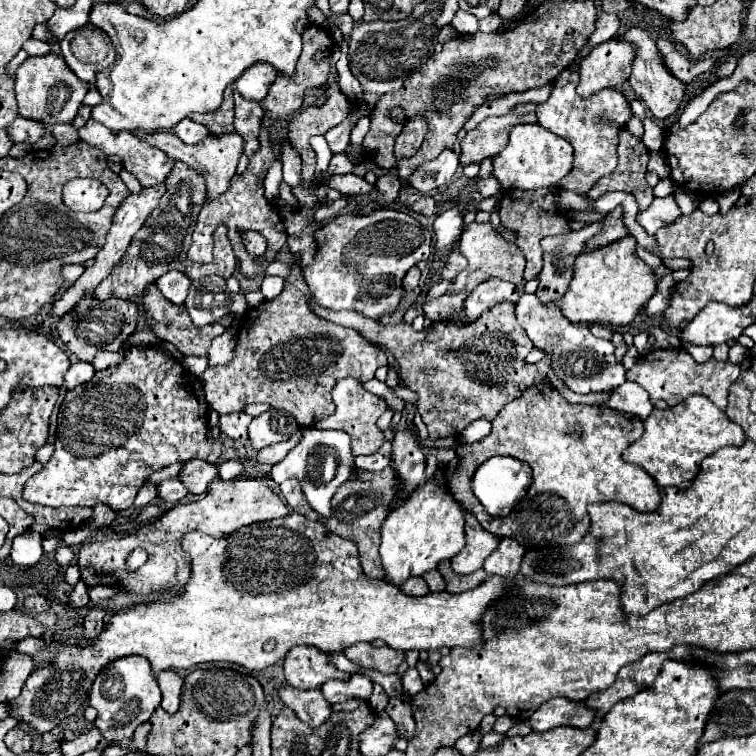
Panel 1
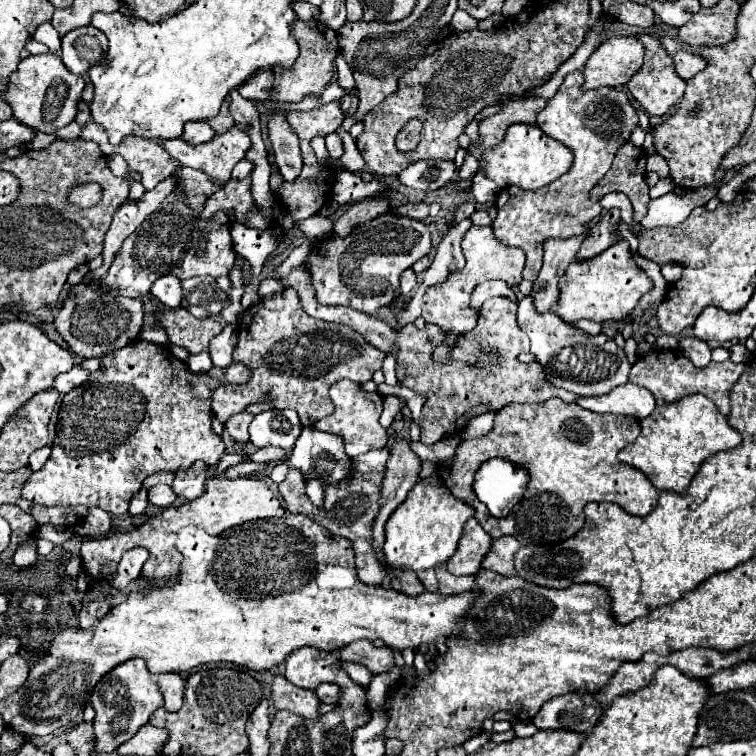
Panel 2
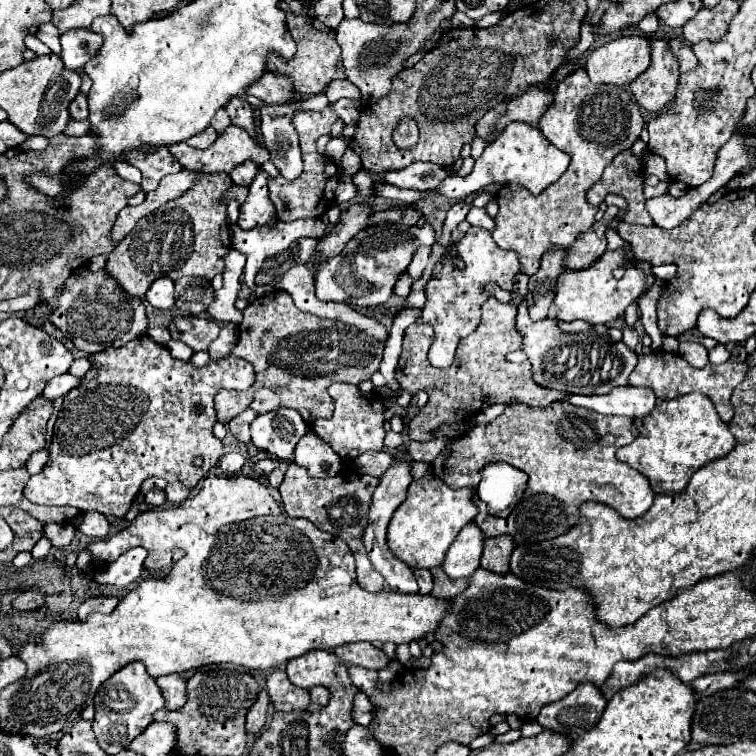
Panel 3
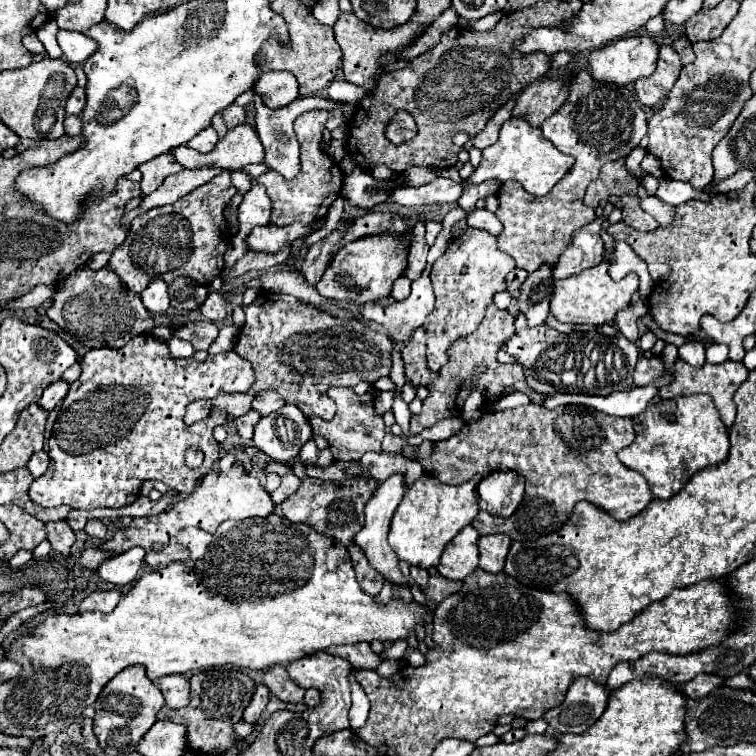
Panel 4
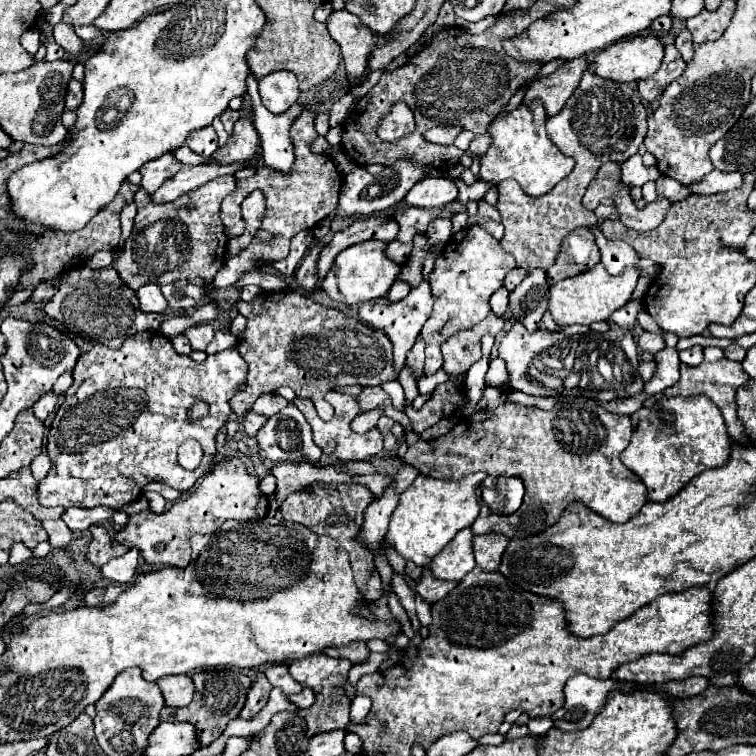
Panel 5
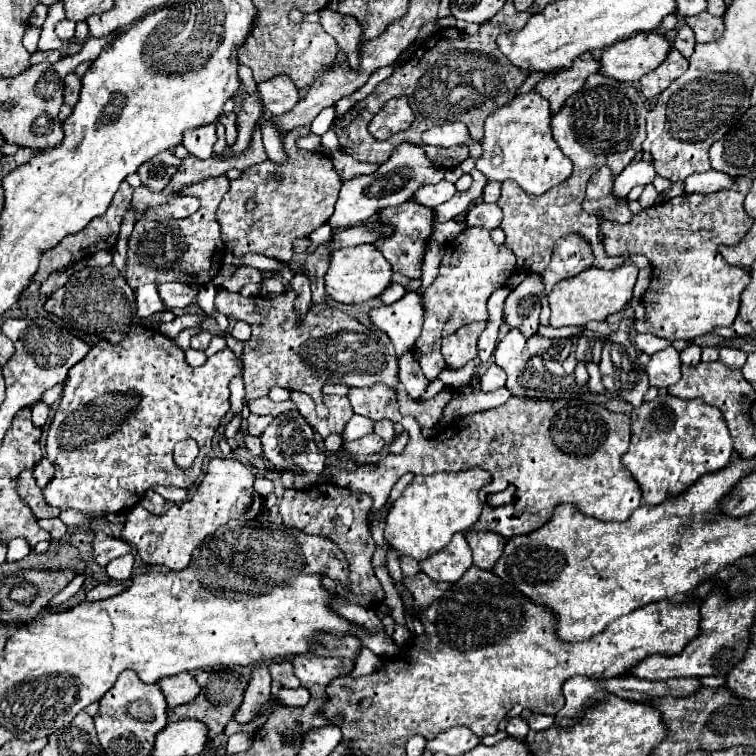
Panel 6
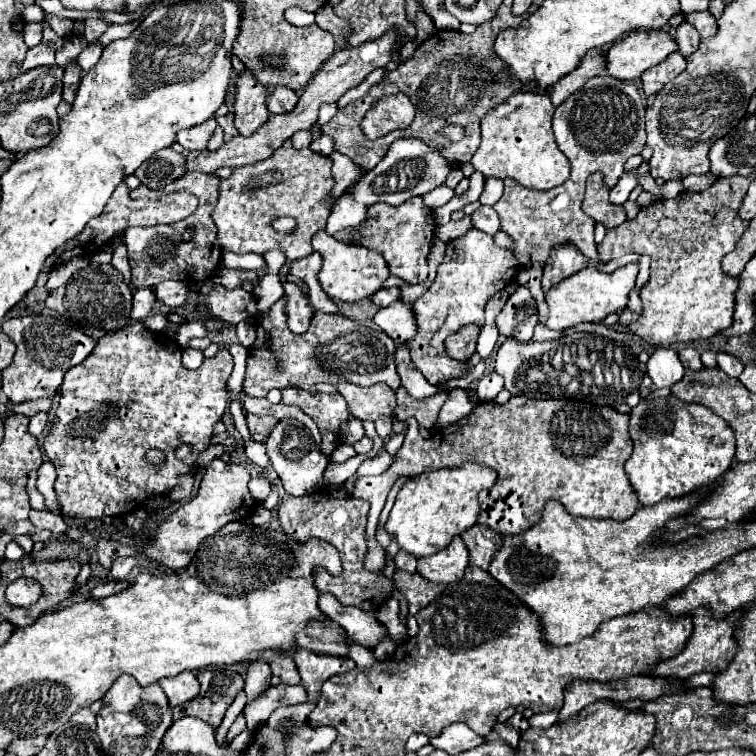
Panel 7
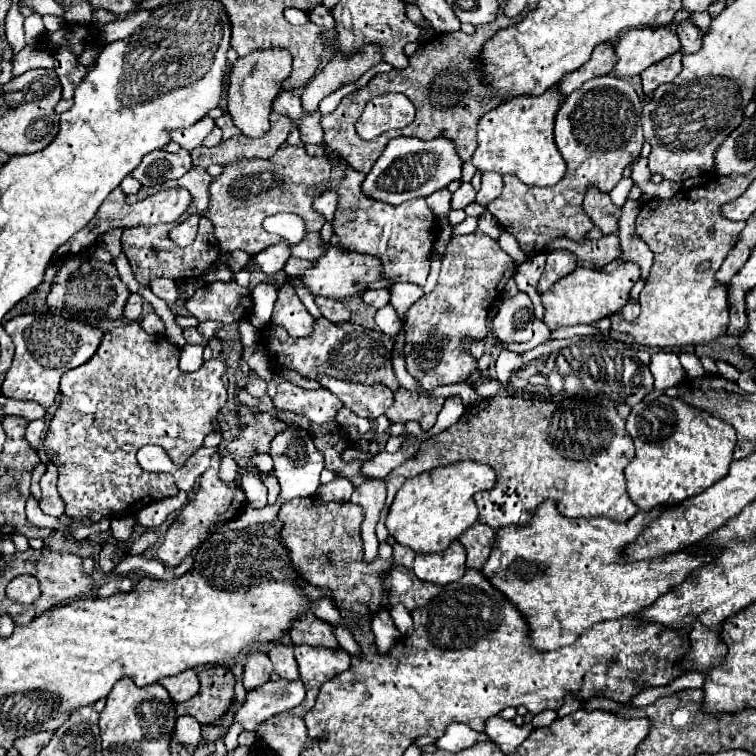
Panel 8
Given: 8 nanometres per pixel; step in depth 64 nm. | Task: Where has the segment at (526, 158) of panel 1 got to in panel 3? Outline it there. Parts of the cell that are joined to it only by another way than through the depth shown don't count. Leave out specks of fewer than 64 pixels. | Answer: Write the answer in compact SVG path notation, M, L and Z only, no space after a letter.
M512 122L504 128L504 132L492 144L486 146L482 156L476 160L472 174L468 174L466 178L460 178L460 176L446 178L436 190L440 194L446 194L448 198L462 198L494 182L502 186L516 182L528 188L532 194L540 194L546 186L554 184L562 176L568 164L570 164L570 156L558 150L550 140L546 140L538 128L524 122Z

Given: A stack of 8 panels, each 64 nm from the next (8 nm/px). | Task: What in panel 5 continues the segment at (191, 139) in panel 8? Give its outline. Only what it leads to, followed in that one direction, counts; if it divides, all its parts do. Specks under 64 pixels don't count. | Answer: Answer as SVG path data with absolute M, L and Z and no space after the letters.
M206 126L206 128L192 132L192 136L188 136L188 140L186 140L186 146L192 148L200 156L208 156L208 154L216 152L216 148L218 148L216 130L212 126Z

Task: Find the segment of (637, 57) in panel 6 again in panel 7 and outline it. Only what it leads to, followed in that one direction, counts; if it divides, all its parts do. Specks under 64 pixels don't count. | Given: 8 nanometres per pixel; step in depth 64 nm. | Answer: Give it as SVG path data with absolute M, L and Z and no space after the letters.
M638 30L612 44L606 52L606 70L620 80L636 80L648 68L660 64L676 50L676 42L664 30Z

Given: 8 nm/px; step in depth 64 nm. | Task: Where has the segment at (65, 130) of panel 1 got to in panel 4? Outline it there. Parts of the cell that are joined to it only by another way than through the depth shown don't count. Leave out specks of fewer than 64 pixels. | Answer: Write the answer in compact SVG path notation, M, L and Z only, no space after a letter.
M66 116L66 120L64 120L64 128L65 133L68 136L80 136L80 132L82 132L82 120L80 120L80 116Z

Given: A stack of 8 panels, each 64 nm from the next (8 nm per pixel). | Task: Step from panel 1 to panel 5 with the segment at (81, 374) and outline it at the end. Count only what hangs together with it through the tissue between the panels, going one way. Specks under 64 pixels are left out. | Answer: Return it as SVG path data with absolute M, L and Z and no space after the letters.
M52 390L50 392L46 392L36 404L34 404L34 412L36 412L36 416L40 418L40 420L46 420L46 416L56 408L56 402L58 402L58 394L54 394Z

